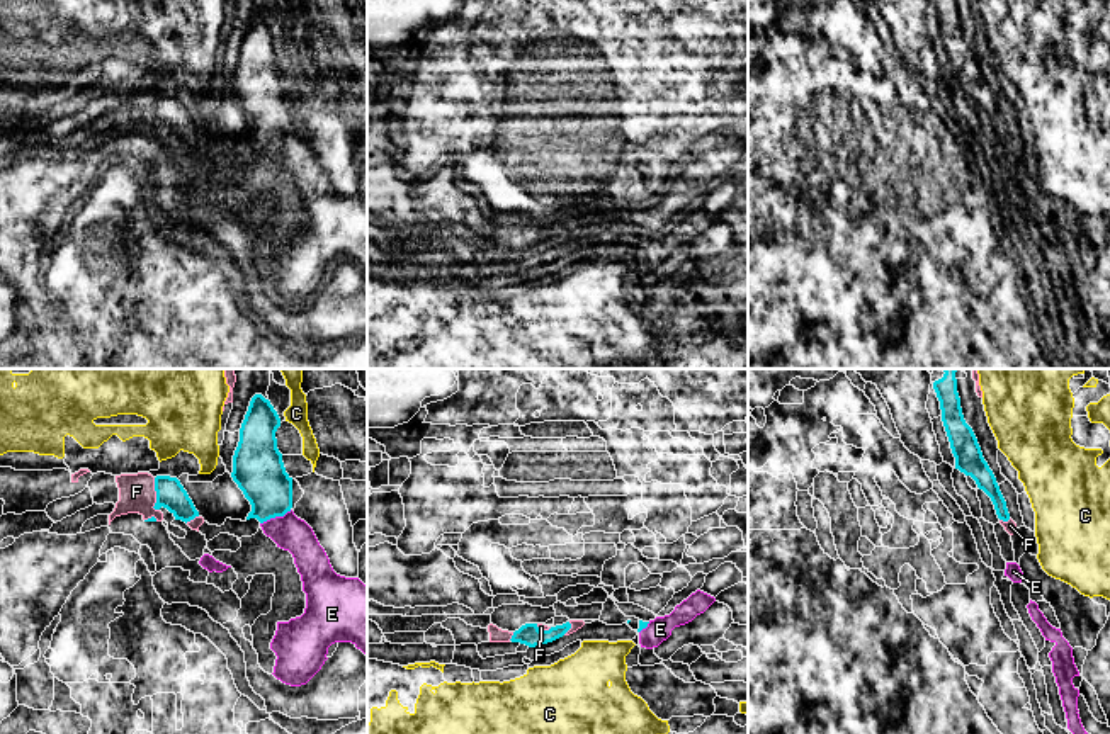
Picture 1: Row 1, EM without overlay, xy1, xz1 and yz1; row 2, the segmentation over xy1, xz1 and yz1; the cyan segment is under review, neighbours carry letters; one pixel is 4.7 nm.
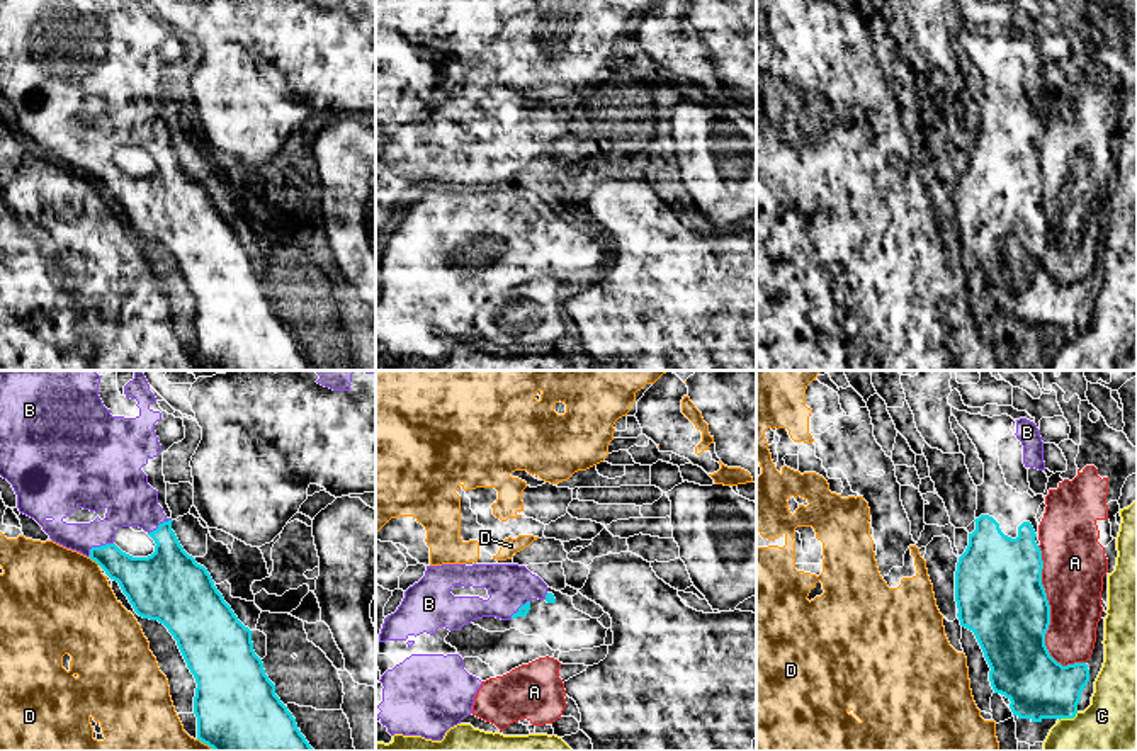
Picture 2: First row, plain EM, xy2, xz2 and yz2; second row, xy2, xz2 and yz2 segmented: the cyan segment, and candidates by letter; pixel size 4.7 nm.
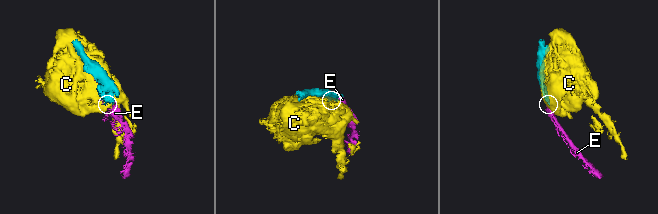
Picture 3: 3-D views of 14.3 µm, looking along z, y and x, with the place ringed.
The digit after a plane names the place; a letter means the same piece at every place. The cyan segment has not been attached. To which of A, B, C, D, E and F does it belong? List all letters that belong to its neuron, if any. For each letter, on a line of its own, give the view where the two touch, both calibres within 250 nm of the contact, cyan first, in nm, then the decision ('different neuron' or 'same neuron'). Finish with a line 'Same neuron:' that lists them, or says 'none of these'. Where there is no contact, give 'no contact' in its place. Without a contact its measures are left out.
A: contact in yz2; calibres 420 and 280 nm; different neuron
B: contact in xy2; calibres 200 and 200 nm; same neuron
C: contact in yz2; calibres 300 and 440 nm; different neuron
D: contact in xy2; calibres 220 and 480 nm; different neuron
E: contact in xy1; calibres 240 and 160 nm; same neuron
F: contact in xy1; calibres 140 and 180 nm; different neuron
Same neuron: B, E

